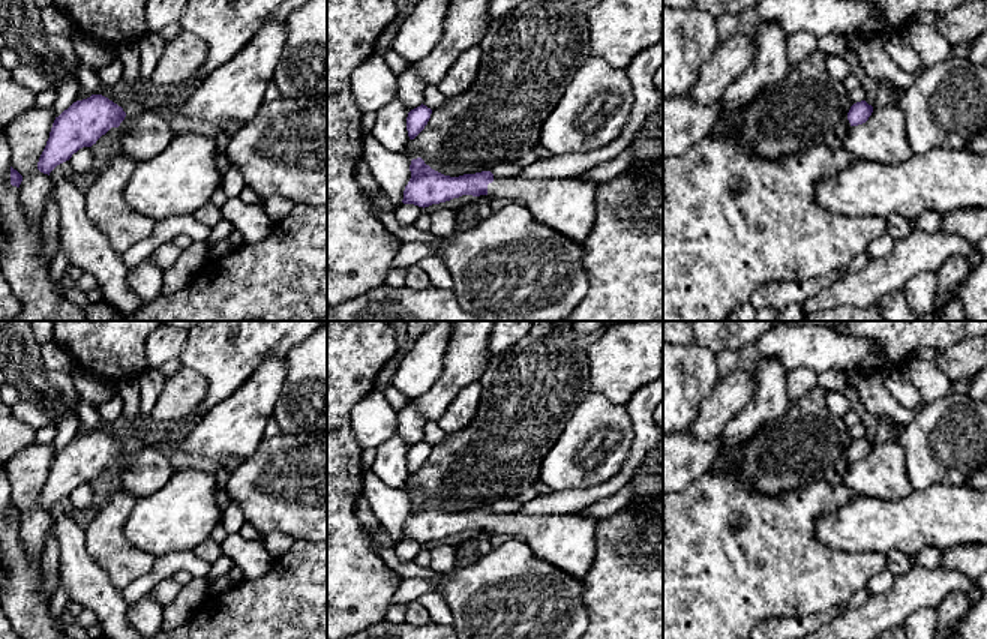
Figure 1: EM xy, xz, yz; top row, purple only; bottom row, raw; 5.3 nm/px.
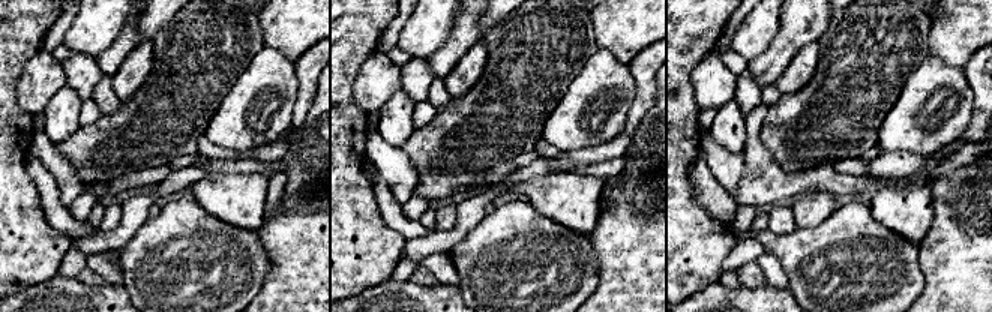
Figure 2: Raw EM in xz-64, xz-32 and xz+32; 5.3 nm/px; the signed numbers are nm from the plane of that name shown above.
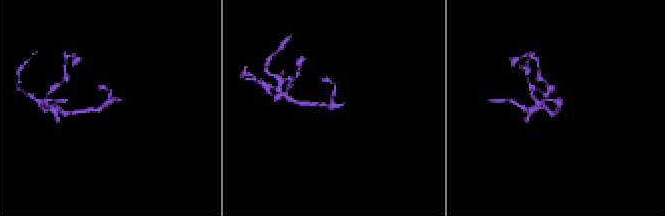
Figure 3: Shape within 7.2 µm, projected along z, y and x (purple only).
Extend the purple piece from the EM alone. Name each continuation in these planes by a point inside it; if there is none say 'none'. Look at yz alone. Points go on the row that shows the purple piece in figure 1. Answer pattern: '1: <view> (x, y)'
none

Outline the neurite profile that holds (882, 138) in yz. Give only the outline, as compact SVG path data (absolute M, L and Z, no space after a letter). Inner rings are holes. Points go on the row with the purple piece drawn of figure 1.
M896 105L876 108L866 123L850 126L843 147L860 159L891 165L914 154L904 132L904 114Z

